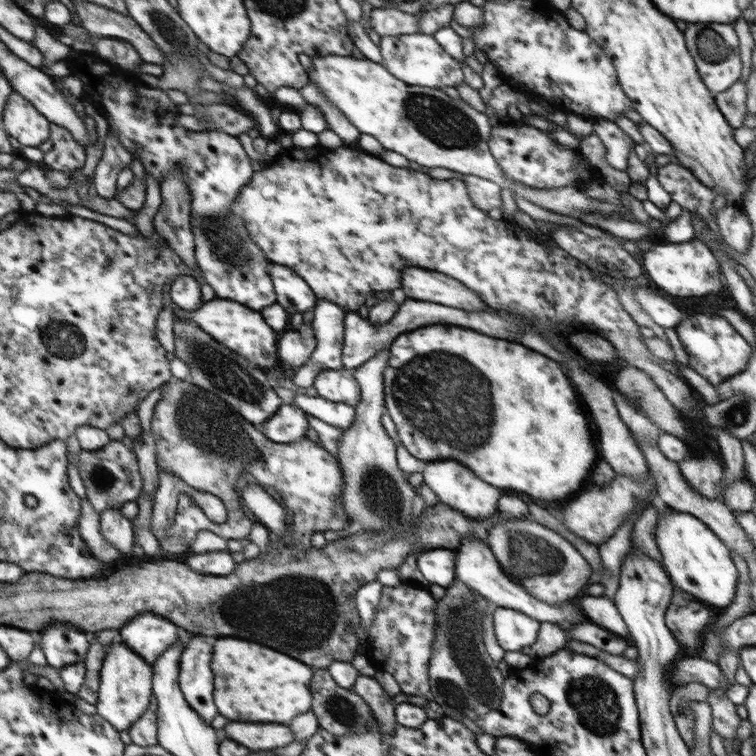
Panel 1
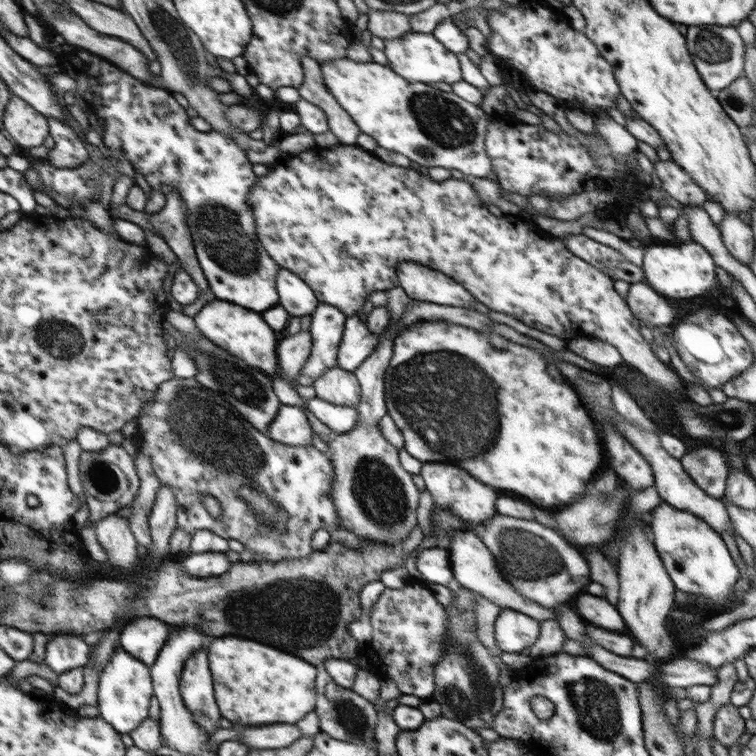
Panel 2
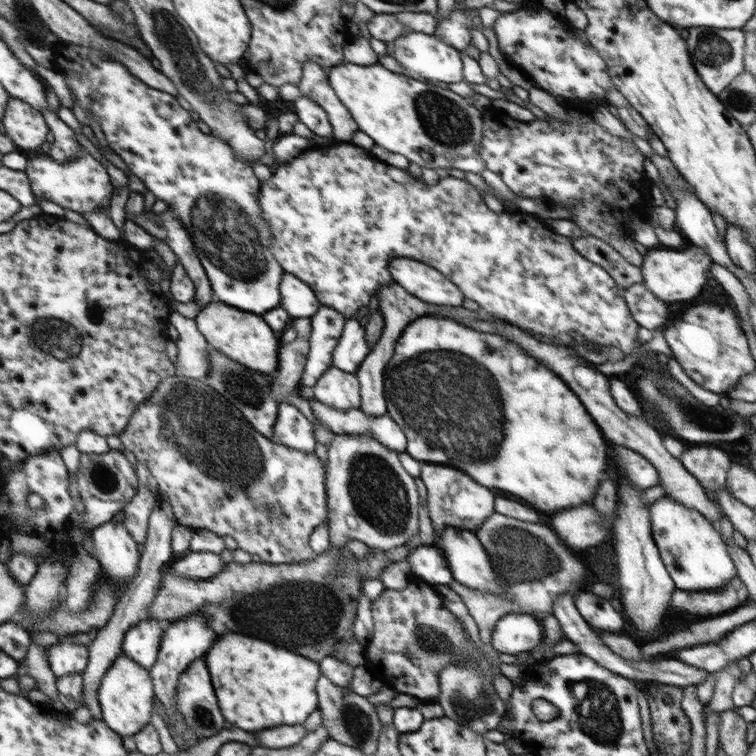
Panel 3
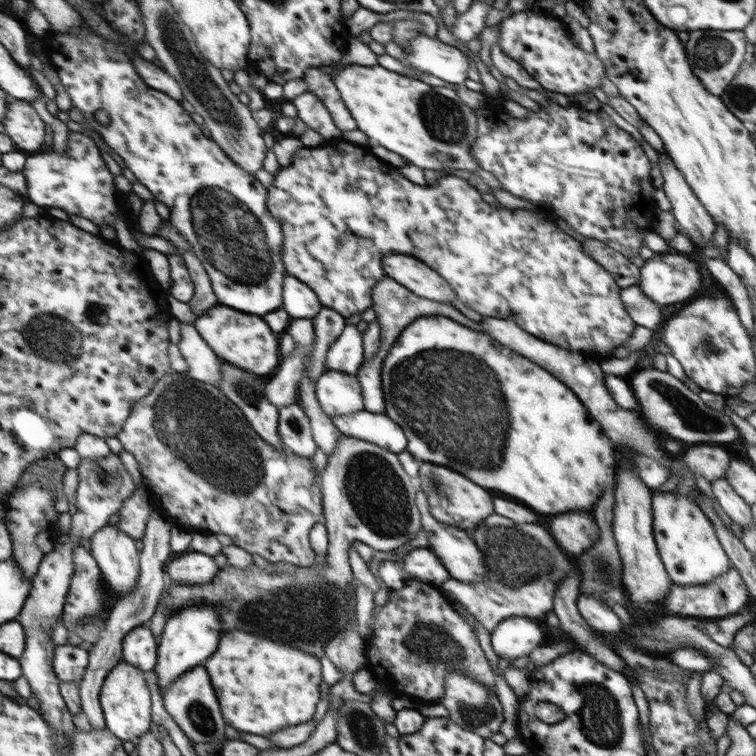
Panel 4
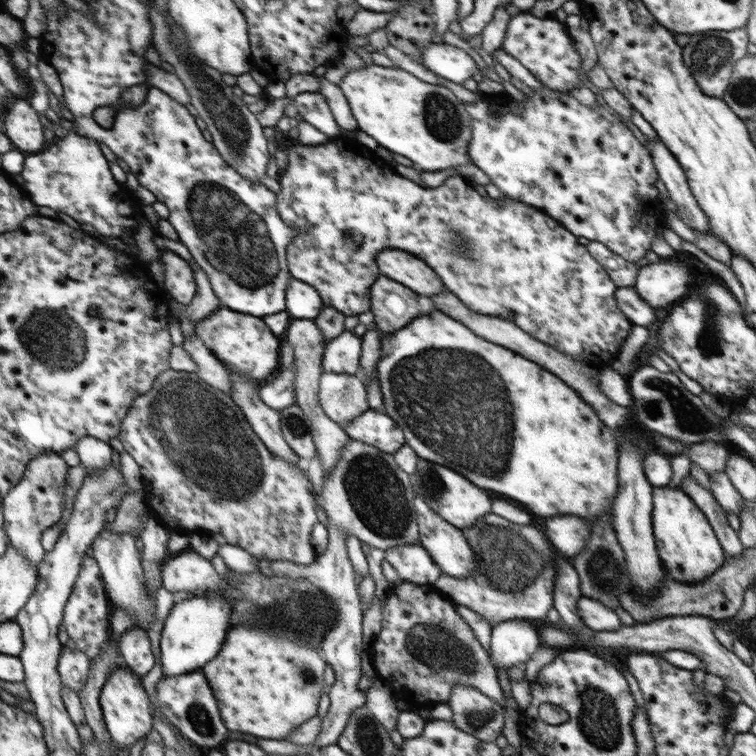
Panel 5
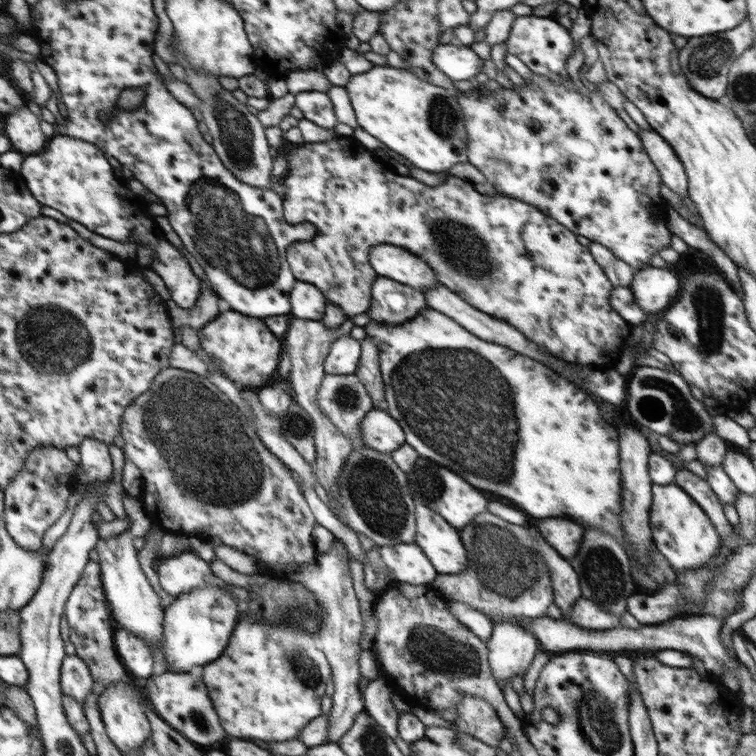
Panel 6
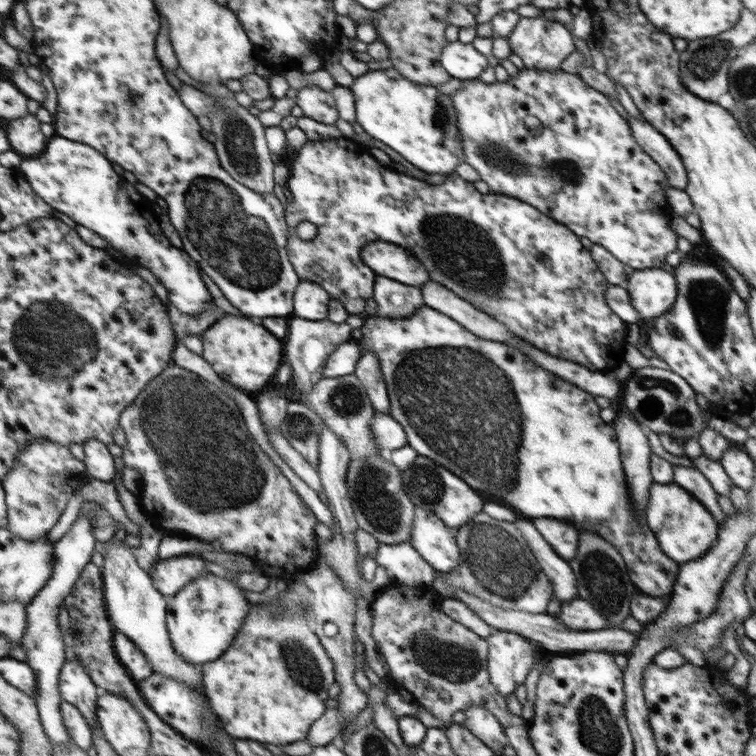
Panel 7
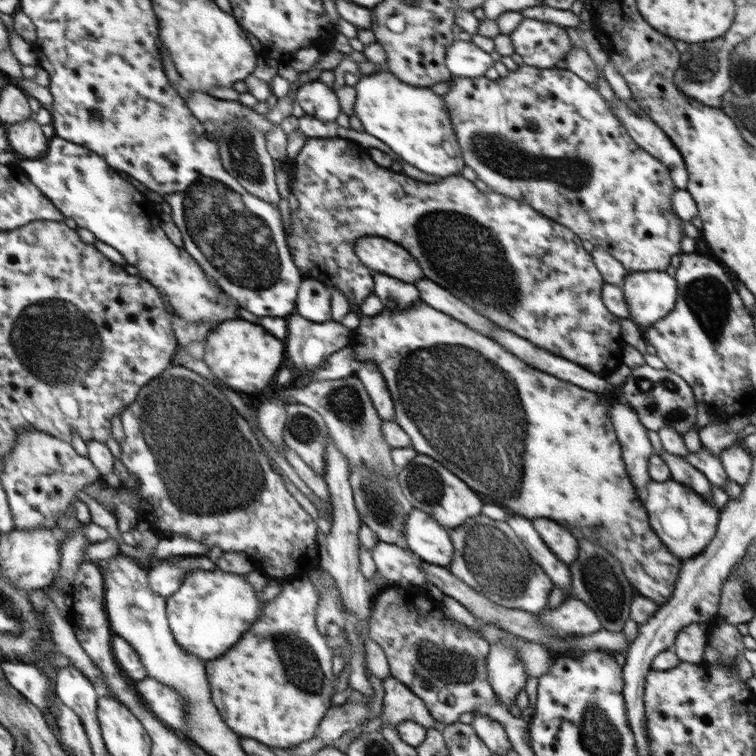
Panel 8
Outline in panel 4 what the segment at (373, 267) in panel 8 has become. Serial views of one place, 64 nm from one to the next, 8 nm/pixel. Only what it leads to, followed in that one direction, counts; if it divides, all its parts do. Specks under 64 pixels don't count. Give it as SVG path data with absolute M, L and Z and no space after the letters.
M387 254L383 260L386 277L393 278L398 284L412 290L416 296L436 300L436 302L454 302L456 309L471 320L481 321L485 316L463 305L446 280L434 272L424 261L416 260L406 254Z

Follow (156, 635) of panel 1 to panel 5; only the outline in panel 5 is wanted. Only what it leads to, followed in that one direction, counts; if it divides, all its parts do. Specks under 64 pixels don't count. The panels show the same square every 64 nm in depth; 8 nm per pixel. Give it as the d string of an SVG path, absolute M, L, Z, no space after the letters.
M128 629L120 637L120 655L123 665L143 677L154 666L155 658L151 650L150 638L146 630Z

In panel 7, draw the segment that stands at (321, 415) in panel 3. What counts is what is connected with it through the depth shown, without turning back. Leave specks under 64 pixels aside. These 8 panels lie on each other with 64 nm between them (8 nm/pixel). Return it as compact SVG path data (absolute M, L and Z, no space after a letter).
M375 412L371 422L371 433L381 450L387 454L408 444L403 426L398 424L389 414Z

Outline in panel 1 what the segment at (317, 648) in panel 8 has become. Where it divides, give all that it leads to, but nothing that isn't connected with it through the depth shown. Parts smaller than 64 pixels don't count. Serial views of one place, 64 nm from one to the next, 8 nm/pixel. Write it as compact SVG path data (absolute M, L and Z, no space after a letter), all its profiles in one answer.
M220 638L212 646L212 672L214 702L220 714L230 720L290 724L298 714L308 712L312 706L310 680L313 668L298 662L296 658L274 652L272 648L238 638Z

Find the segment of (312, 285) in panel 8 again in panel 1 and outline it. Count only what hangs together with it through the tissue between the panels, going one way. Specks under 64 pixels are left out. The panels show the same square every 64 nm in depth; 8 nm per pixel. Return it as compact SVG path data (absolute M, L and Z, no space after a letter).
M272 264L268 270L274 282L274 290L278 294L278 304L290 316L296 312L304 313L313 310L318 298L296 272L276 264Z

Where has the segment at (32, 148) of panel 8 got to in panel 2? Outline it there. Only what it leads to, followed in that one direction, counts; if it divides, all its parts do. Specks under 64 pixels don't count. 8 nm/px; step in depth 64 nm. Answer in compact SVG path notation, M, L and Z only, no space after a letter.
M16 95L10 98L4 122L12 142L24 149L40 147L48 138L46 118Z

